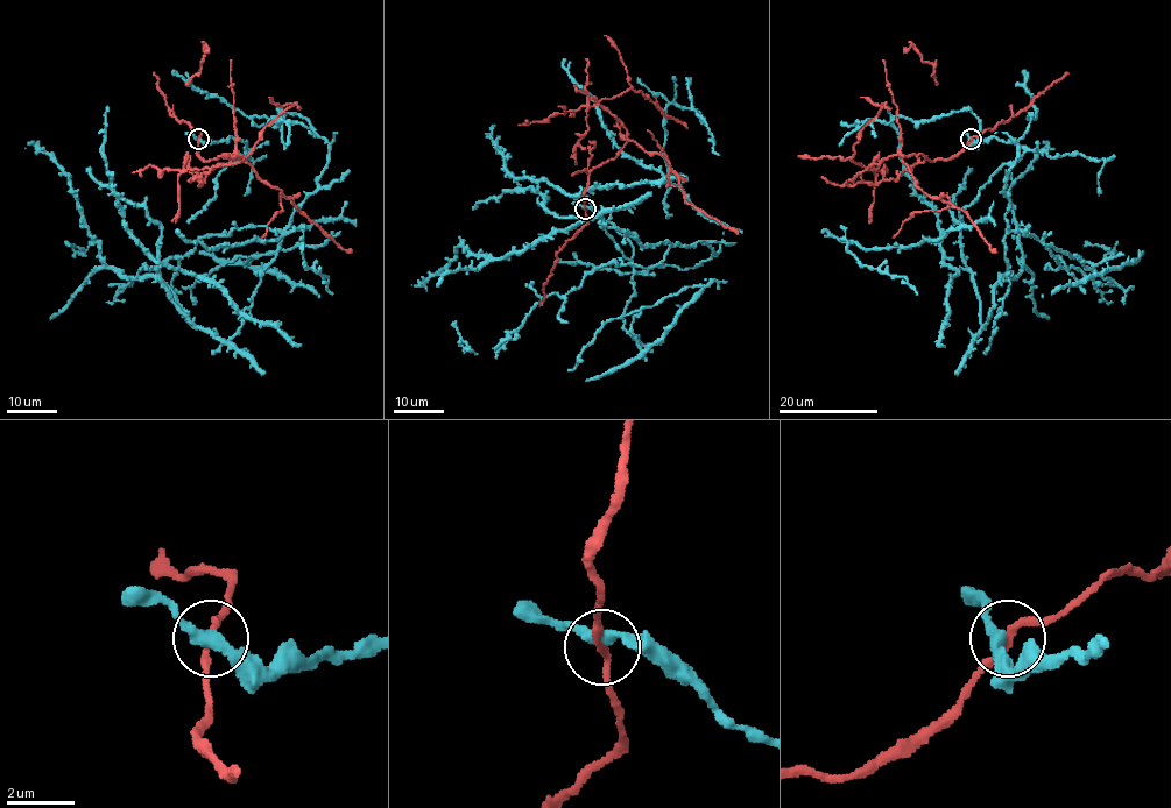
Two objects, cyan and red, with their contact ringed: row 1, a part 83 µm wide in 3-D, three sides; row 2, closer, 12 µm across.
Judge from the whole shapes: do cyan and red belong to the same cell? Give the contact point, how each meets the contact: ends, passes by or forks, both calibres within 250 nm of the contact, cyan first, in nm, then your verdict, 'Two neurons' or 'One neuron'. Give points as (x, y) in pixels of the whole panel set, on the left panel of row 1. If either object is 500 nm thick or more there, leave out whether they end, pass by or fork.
Place: (198, 139). At the ring cyan passes by. At the ring red passes by. Thickness 340 nm (cyan) against 190 nm. Two neurons

